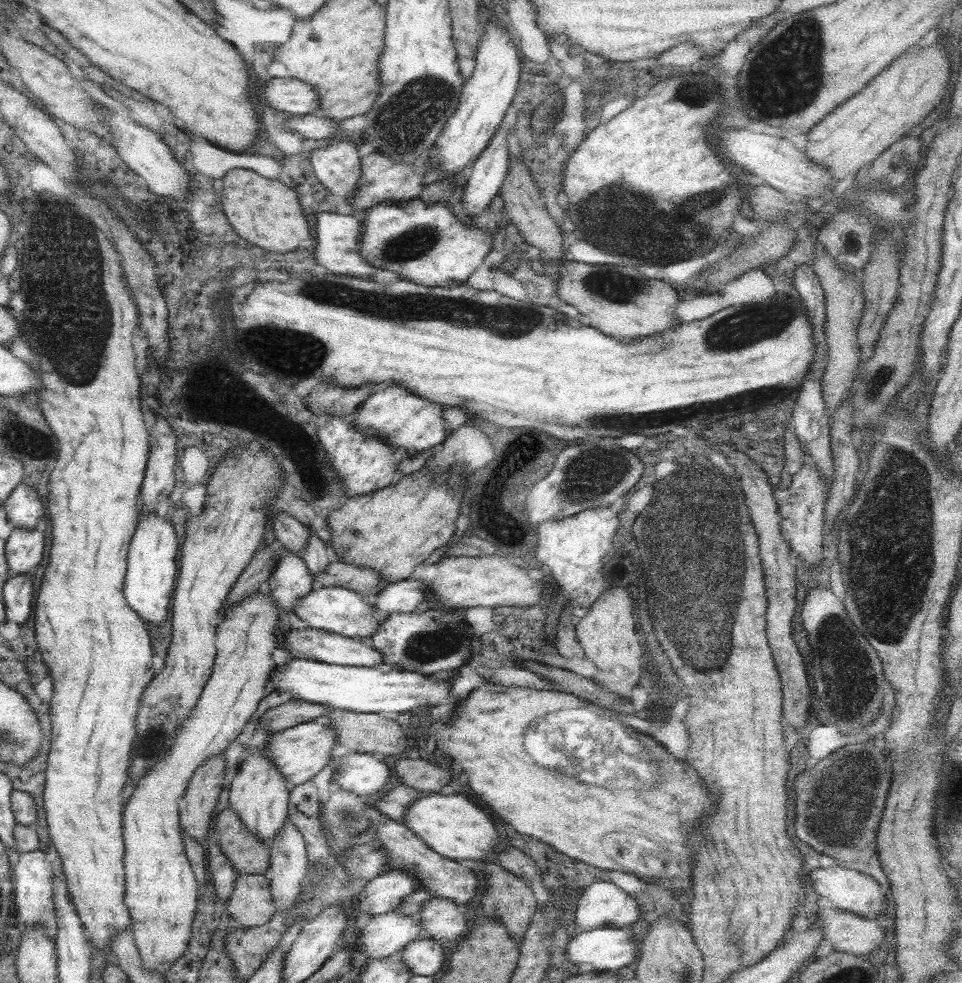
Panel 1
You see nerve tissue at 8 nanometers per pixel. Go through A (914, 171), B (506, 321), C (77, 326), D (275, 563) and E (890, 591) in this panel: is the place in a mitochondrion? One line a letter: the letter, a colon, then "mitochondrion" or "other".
A: other
B: mitochondrion
C: mitochondrion
D: other
E: mitochondrion

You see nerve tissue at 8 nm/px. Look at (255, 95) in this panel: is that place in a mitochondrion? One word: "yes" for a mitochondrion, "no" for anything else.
no

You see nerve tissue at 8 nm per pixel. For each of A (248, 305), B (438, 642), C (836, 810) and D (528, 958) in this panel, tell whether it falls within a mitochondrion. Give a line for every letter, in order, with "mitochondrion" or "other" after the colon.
A: other
B: mitochondrion
C: mitochondrion
D: other

